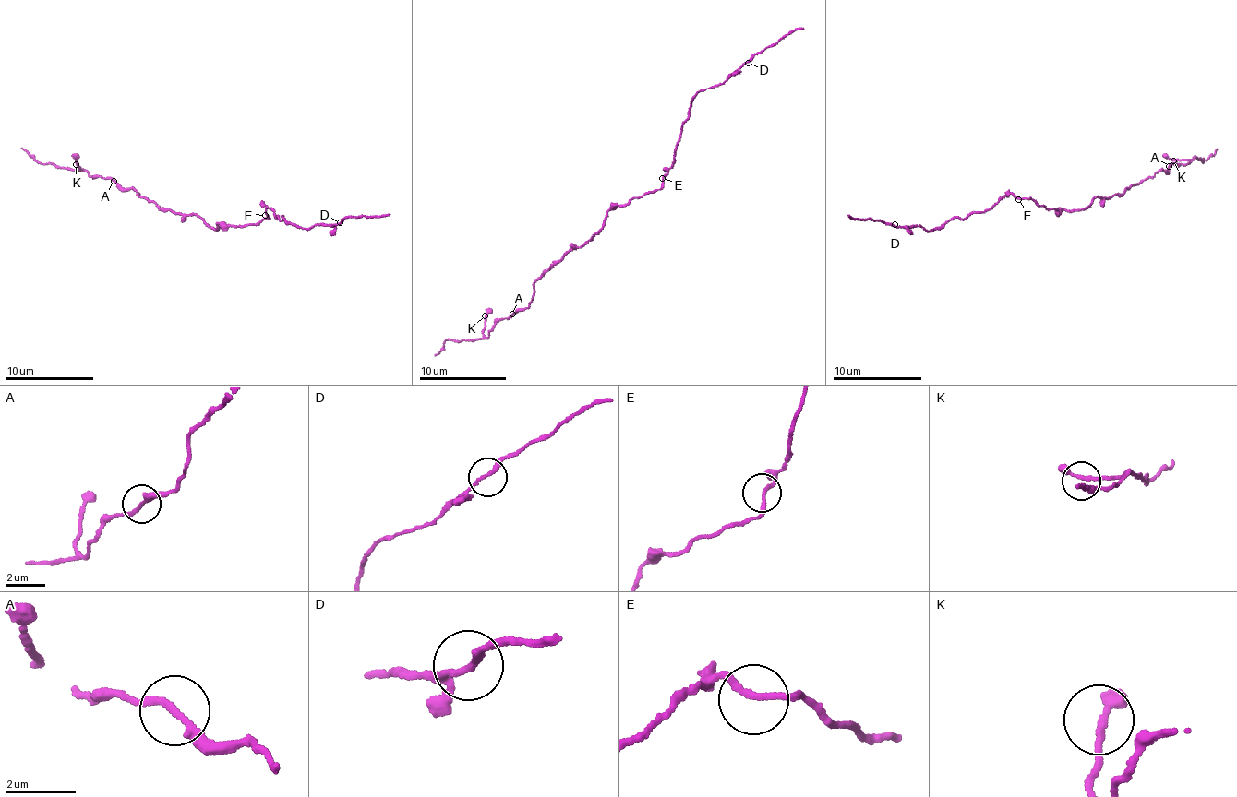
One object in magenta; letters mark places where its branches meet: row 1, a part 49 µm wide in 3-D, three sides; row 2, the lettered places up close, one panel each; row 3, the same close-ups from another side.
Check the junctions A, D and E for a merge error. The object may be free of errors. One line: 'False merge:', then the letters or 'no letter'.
False merge: no letter

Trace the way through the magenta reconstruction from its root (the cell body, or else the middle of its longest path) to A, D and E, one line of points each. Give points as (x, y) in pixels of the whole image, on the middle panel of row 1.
A: (608, 209), (600, 231), (580, 246), (563, 253), (559, 261), (543, 270), (537, 278), (528, 307), (513, 313)
D: (608, 209), (660, 188), (697, 92), (726, 82), (748, 63)
E: (608, 209), (626, 206), (634, 196), (655, 191), (662, 186), (662, 178)

